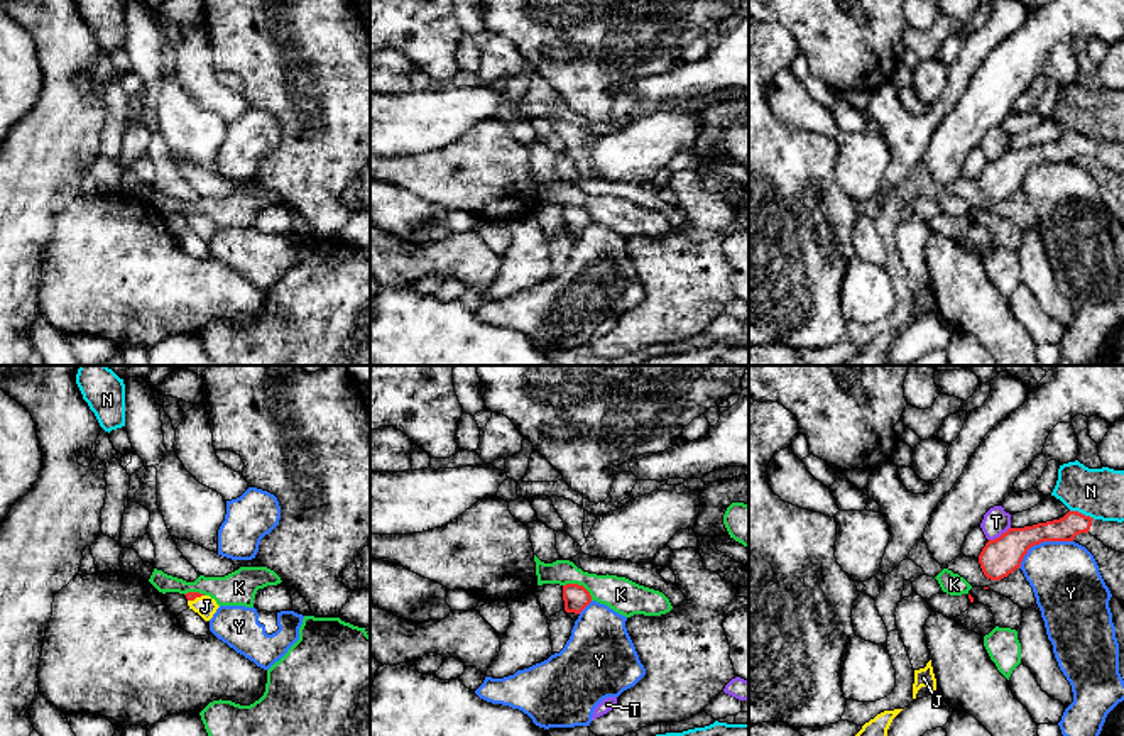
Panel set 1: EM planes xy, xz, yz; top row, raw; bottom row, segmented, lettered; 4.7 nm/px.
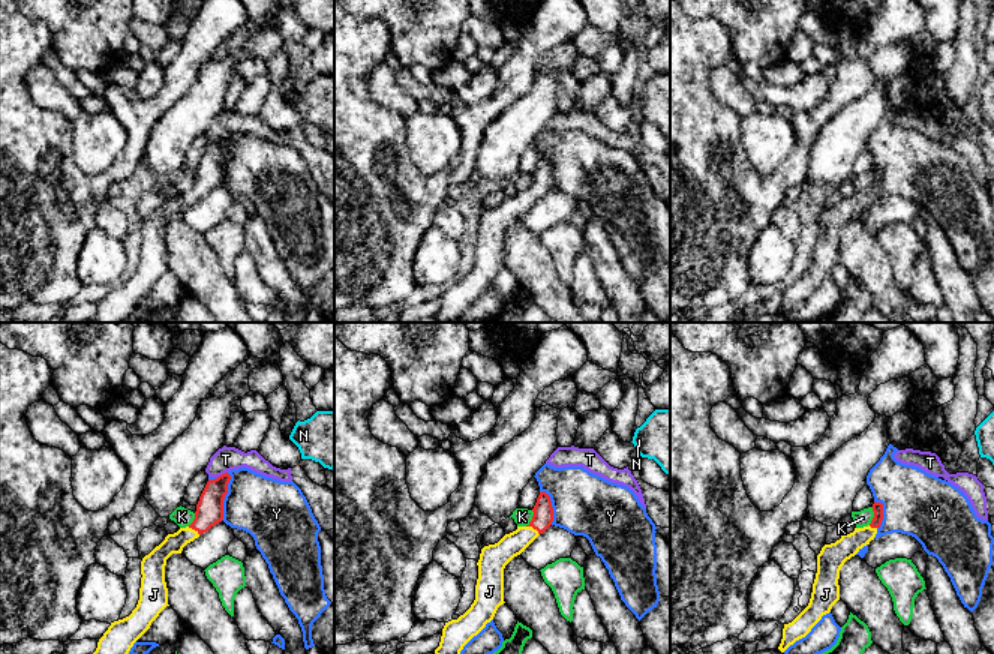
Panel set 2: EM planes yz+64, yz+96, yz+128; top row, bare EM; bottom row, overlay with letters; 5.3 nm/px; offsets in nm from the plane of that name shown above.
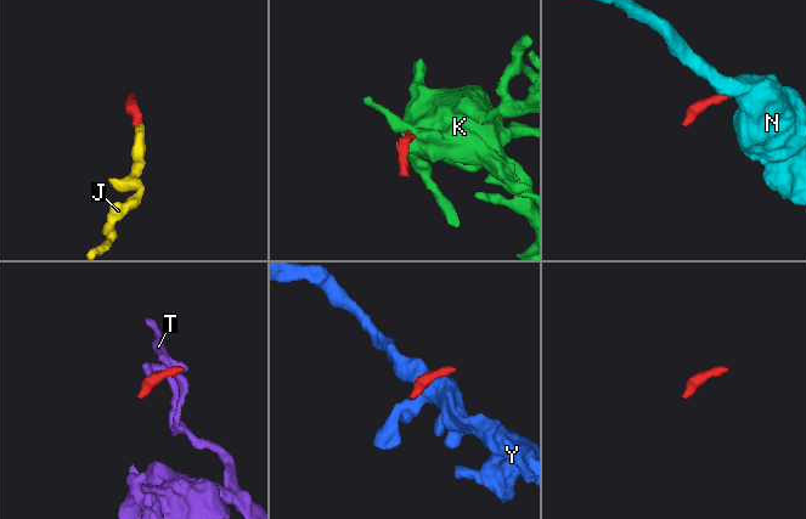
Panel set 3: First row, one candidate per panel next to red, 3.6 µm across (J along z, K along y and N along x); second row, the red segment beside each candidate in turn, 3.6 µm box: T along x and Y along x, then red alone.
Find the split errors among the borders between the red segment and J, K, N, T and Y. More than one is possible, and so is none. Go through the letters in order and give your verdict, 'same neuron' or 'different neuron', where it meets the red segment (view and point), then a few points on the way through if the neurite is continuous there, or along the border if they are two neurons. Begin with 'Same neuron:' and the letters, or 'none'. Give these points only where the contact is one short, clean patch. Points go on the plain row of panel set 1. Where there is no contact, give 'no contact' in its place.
Same neuron: J
J: same neuron; contact xy (195, 219); way xy (190, 217), (195, 219), (205, 227)
K: different neuron; contact xz (580, 207); border xz (563, 205), (580, 205), (592, 220)
N: different neuron; contact yz (1080, 134); border yz (1070, 131), (1094, 139)
T: different neuron; contact yz (1001, 156); border yz (1009, 148), (989, 161)
Y: different neuron; contact yz (1042, 163); border yz (1072, 161), (1043, 161), (1035, 164), (1018, 188)

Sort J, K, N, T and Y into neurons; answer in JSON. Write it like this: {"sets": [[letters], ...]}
{"sets": [["J"], ["K"], ["N"], ["T"], ["Y"]]}

